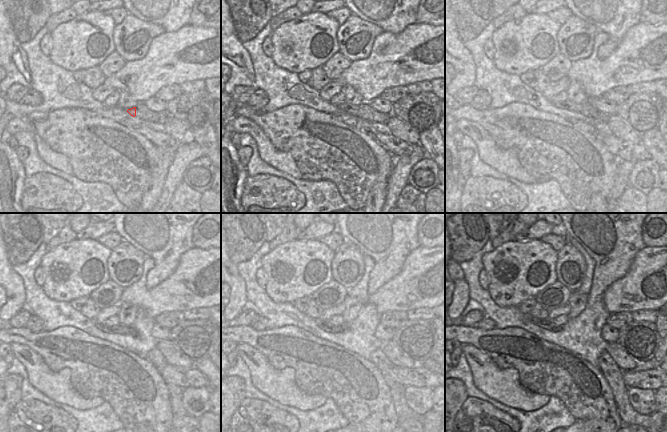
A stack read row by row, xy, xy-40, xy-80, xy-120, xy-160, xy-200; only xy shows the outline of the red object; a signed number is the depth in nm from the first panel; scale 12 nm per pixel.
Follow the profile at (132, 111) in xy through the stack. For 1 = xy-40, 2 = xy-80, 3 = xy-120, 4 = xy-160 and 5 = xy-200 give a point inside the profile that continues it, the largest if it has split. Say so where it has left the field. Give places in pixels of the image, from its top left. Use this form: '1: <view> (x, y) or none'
1: xy-40 (354, 110)
2: xy-80 (567, 105)
3: xy-120 (115, 329)
4: xy-160 (324, 325)
5: xy-200 (546, 324)

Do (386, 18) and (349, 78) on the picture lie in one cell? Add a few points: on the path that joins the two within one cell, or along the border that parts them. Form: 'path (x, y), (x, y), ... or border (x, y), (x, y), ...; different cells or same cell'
border (406, 26), (398, 33), (383, 31); different cells

